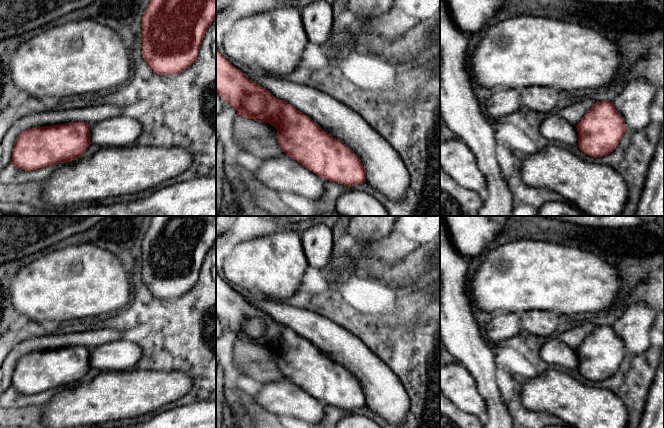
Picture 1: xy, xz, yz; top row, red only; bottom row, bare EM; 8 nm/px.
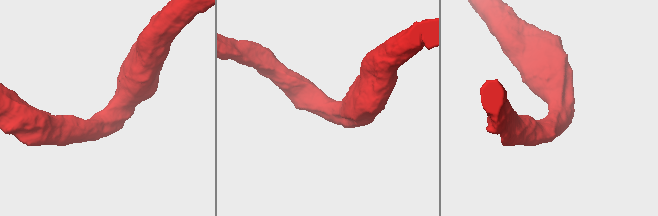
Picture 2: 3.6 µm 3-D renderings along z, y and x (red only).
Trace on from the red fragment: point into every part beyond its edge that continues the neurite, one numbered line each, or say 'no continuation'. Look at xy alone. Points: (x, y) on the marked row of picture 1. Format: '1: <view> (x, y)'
1: xy (121, 131)

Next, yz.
1: yz (554, 128)

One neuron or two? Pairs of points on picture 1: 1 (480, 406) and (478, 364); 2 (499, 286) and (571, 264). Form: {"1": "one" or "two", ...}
{"1": "two", "2": "one"}

